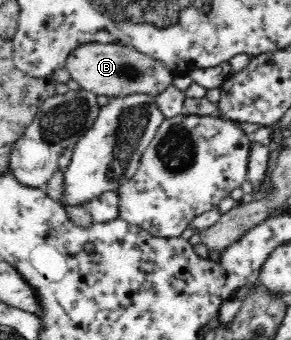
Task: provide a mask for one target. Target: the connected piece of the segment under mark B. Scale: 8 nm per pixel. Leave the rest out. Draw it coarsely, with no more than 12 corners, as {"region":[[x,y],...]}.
{"region":[[88,42],[64,66],[99,96],[157,96],[175,74],[119,43]]}

